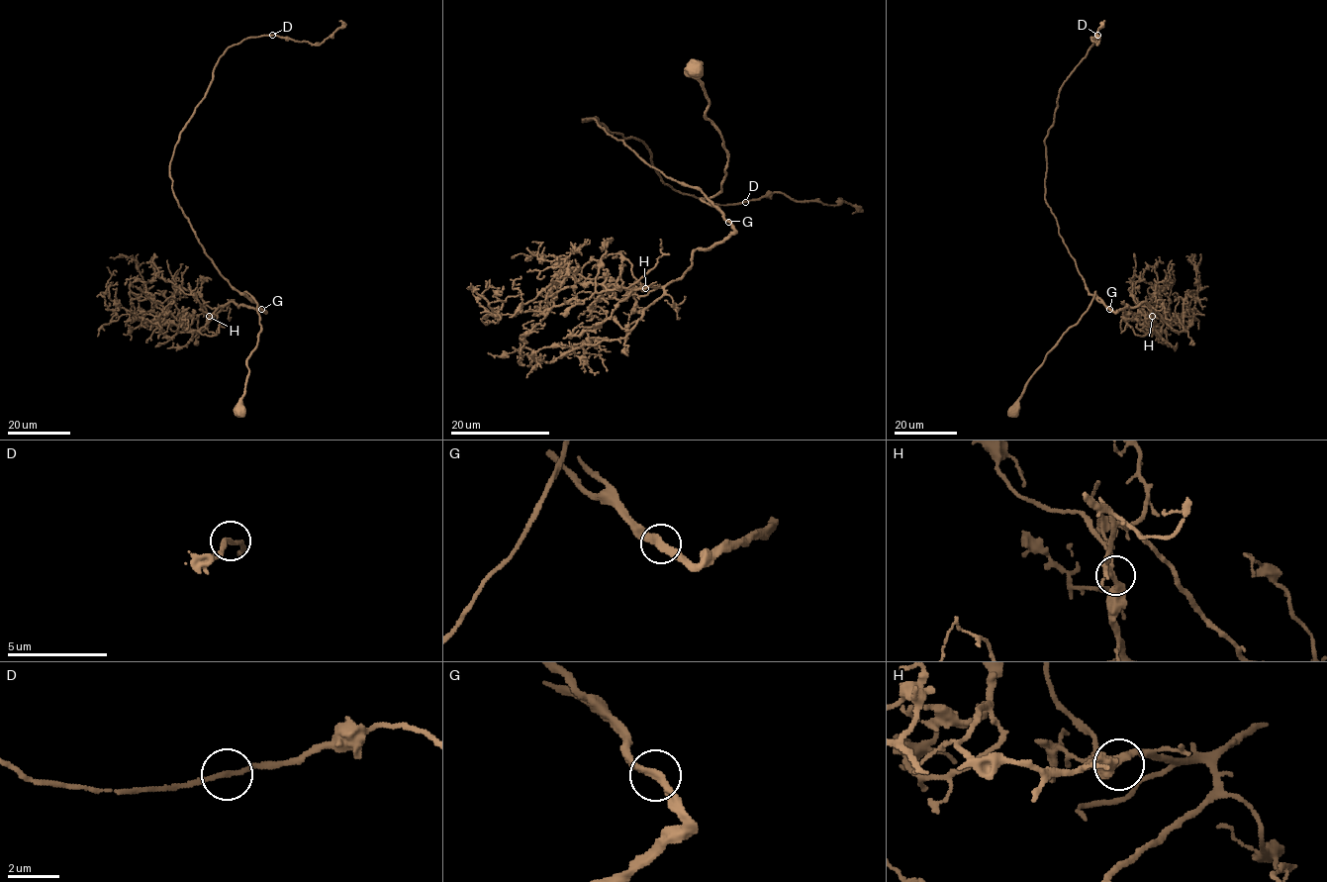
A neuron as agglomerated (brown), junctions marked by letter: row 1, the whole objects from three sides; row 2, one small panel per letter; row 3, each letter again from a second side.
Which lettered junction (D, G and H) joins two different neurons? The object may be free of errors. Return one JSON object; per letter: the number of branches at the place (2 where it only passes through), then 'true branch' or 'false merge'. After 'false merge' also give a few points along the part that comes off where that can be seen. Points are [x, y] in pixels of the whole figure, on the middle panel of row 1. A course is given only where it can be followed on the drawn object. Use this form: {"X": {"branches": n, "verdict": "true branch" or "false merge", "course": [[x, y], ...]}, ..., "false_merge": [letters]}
{"D": {"branches": 2, "verdict": "true branch"}, "G": {"branches": 2, "verdict": "true branch"}, "H": {"branches": 3, "verdict": "true branch"}, "false_merge": []}

